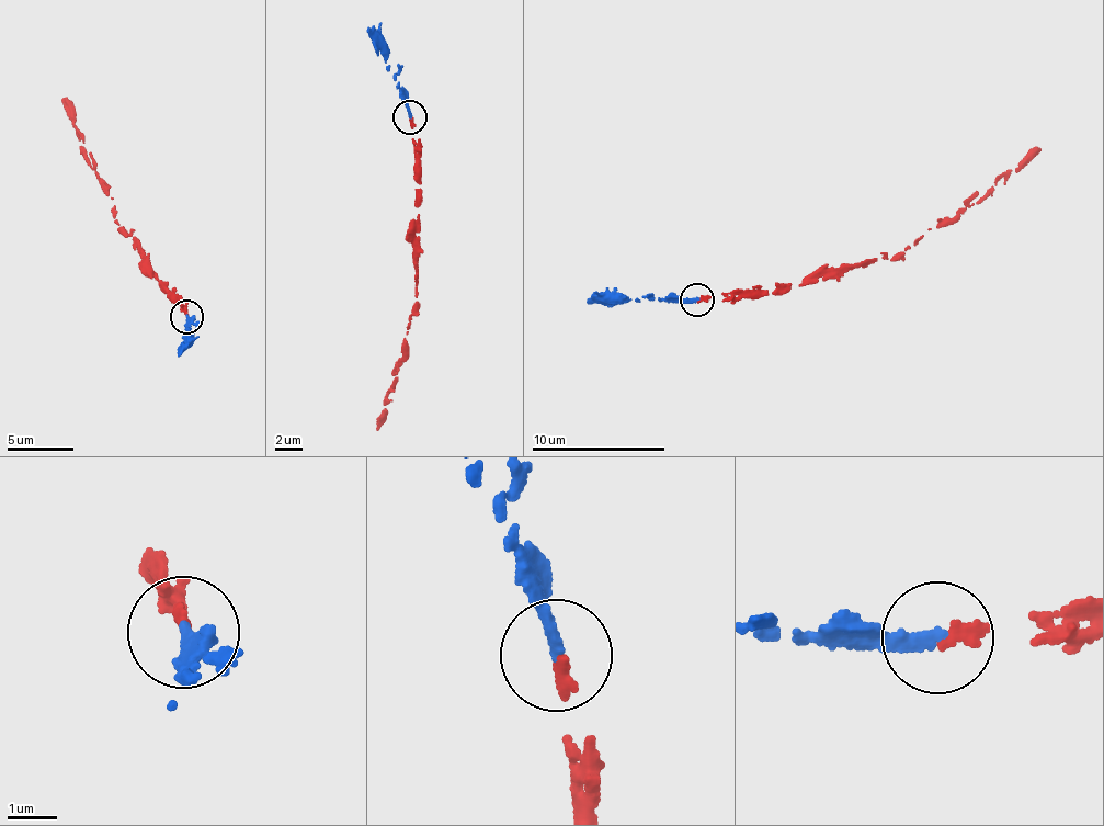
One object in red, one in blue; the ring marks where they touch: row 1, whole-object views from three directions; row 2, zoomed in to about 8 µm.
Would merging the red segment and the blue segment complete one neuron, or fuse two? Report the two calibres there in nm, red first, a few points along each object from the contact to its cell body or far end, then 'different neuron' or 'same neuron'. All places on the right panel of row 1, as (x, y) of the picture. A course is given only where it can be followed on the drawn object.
calibres 240 and 280 nm; course red (697, 300), (721, 293), (817, 283), (880, 258), (902, 258), (926, 229), (952, 224), (1040, 148); course blue (697, 300), (632, 300), (587, 304); same neuron

